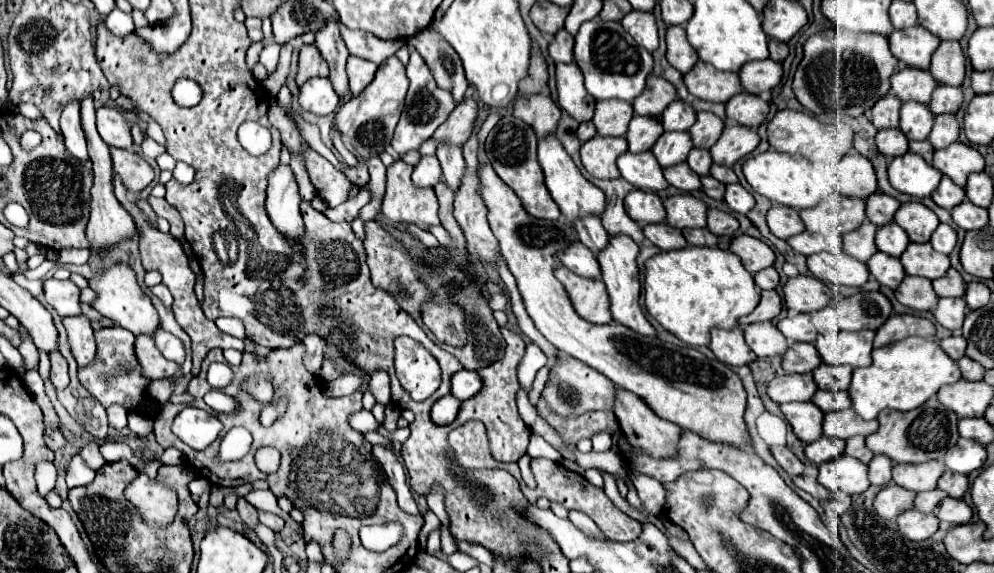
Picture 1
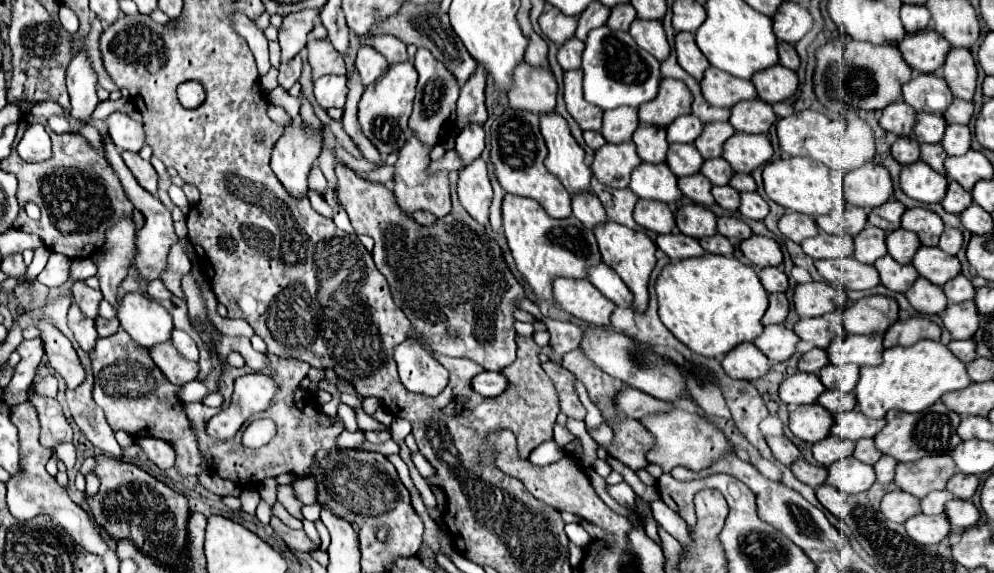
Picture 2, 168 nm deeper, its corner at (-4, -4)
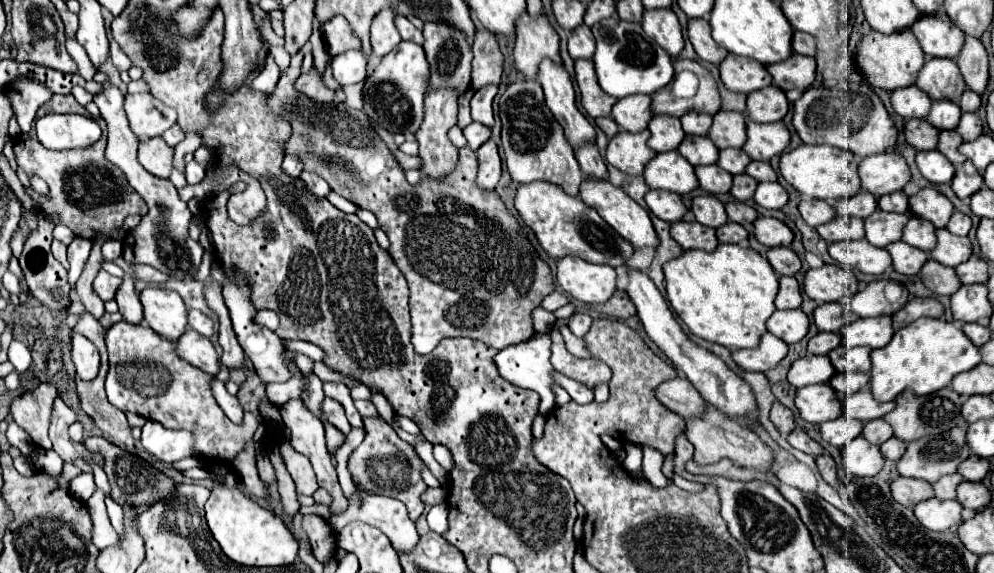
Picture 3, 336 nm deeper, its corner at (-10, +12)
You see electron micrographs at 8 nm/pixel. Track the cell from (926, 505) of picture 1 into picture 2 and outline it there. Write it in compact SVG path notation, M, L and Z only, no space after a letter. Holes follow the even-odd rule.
M940 490L940 492L932 492L926 498L922 498L922 512L924 514L942 514L944 512L944 504L948 500L952 500L954 496L948 490Z

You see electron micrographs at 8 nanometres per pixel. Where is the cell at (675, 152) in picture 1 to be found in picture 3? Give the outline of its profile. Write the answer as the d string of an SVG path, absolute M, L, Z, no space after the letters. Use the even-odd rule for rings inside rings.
M686 136L682 144L678 146L678 152L692 164L692 166L702 166L702 164L716 164L718 160L718 148L708 136Z

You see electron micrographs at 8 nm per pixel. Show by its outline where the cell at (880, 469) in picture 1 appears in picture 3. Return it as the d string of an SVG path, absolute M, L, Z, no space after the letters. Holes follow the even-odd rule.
M890 438L890 440L886 440L880 446L880 450L882 450L884 458L888 458L888 460L900 460L902 454L906 452L906 442L902 442L898 438Z

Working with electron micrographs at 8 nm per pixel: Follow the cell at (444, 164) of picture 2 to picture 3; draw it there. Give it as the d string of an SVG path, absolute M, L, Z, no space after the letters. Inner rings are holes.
M470 124L464 128L464 136L468 140L468 146L472 150L478 150L490 138L490 128L486 128L484 124Z

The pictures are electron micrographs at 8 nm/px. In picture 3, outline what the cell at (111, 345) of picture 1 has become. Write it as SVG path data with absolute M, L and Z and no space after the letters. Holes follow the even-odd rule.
M118 322L114 324L108 332L106 332L106 346L108 346L108 356L110 356L110 370L108 370L108 378L106 378L106 394L108 400L120 408L122 412L136 412L148 420L156 420L160 424L164 424L166 428L174 428L174 430L188 430L196 436L196 446L194 446L194 456L204 456L204 458L212 458L212 460L234 460L238 452L244 450L246 442L252 438L252 434L256 432L258 424L262 422L258 412L246 414L242 424L234 424L224 412L222 408L216 404L214 396L212 396L212 376L194 368L192 364L188 364L186 360L182 360L176 354L174 342L170 340L162 340L162 336L158 336L152 328L148 328L146 324L128 324L128 322Z

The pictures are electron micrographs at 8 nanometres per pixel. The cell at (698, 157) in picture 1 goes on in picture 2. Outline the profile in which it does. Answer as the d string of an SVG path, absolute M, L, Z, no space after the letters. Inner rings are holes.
M712 158L712 160L706 160L700 168L700 172L714 184L714 186L726 186L730 176L734 174L732 168L728 166L728 162L724 158Z

